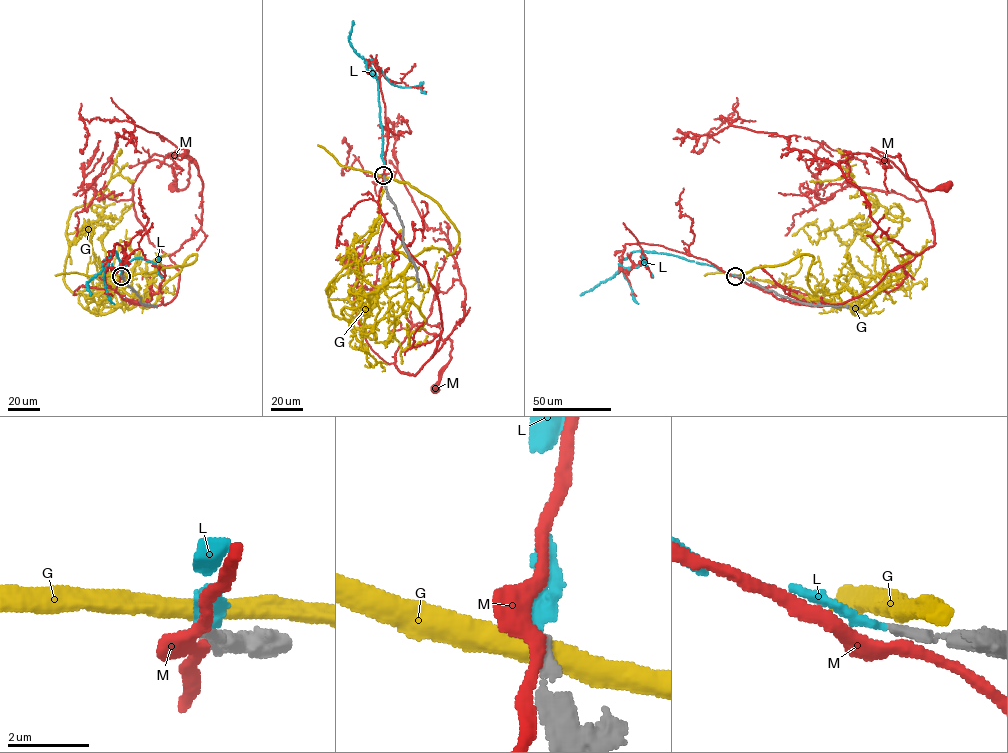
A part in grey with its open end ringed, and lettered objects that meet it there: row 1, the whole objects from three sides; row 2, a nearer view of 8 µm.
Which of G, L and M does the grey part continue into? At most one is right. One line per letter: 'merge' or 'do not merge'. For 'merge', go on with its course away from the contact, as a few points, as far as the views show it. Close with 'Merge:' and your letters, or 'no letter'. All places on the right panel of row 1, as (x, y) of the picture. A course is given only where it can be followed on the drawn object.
G: do not merge
L: merge; it runs (735, 275), (714, 266), (651, 251), (637, 251), (622, 260), (622, 267), (637, 268), (646, 258), (653, 277)
M: do not merge
Merge: L

